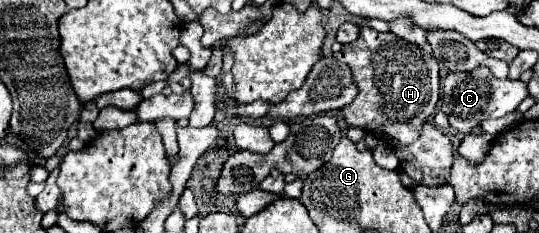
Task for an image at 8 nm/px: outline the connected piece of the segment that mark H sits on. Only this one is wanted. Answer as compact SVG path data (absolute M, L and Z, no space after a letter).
M361 28L359 40L345 44L339 54L333 54L337 62L347 64L351 68L353 82L359 88L359 94L351 104L341 108L343 120L349 126L359 126L365 132L371 134L383 134L385 138L397 142L399 146L409 146L421 136L423 124L429 120L429 116L435 112L437 100L439 100L439 66L437 60L425 52L423 48L395 36L393 32L377 32L371 28Z

